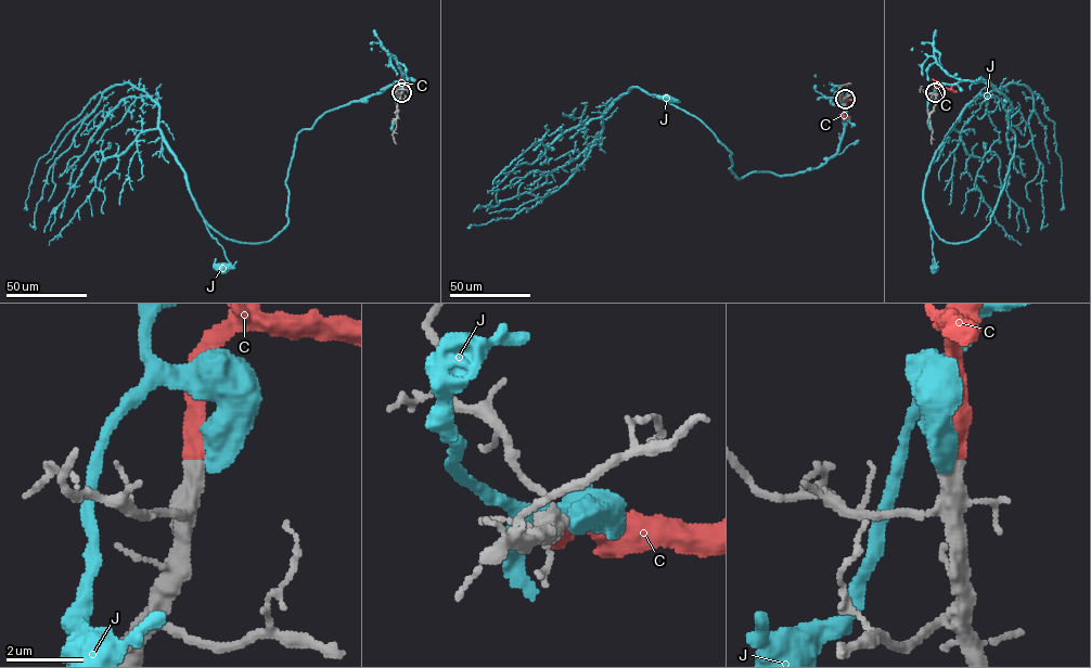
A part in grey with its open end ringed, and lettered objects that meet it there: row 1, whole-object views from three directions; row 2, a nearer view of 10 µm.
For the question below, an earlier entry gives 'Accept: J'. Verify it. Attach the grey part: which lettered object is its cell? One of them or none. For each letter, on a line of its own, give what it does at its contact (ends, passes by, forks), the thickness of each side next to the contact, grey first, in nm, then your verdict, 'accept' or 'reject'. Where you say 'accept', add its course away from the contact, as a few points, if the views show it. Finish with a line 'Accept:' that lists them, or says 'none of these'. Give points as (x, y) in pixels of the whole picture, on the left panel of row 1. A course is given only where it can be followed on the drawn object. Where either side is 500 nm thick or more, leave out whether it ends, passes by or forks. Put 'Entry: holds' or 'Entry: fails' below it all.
C: it ends; calibres 480 and 400 nm; accept
J: calibres 480 and 550 nm; reject
Accept: C
Entry: fails

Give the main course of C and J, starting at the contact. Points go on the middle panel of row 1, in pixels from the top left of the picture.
C: (845, 99), (844, 115), (850, 116)
J: (845, 99), (838, 150), (824, 163), (739, 179), (730, 169), (731, 153), (709, 129), (649, 93), (667, 97)

